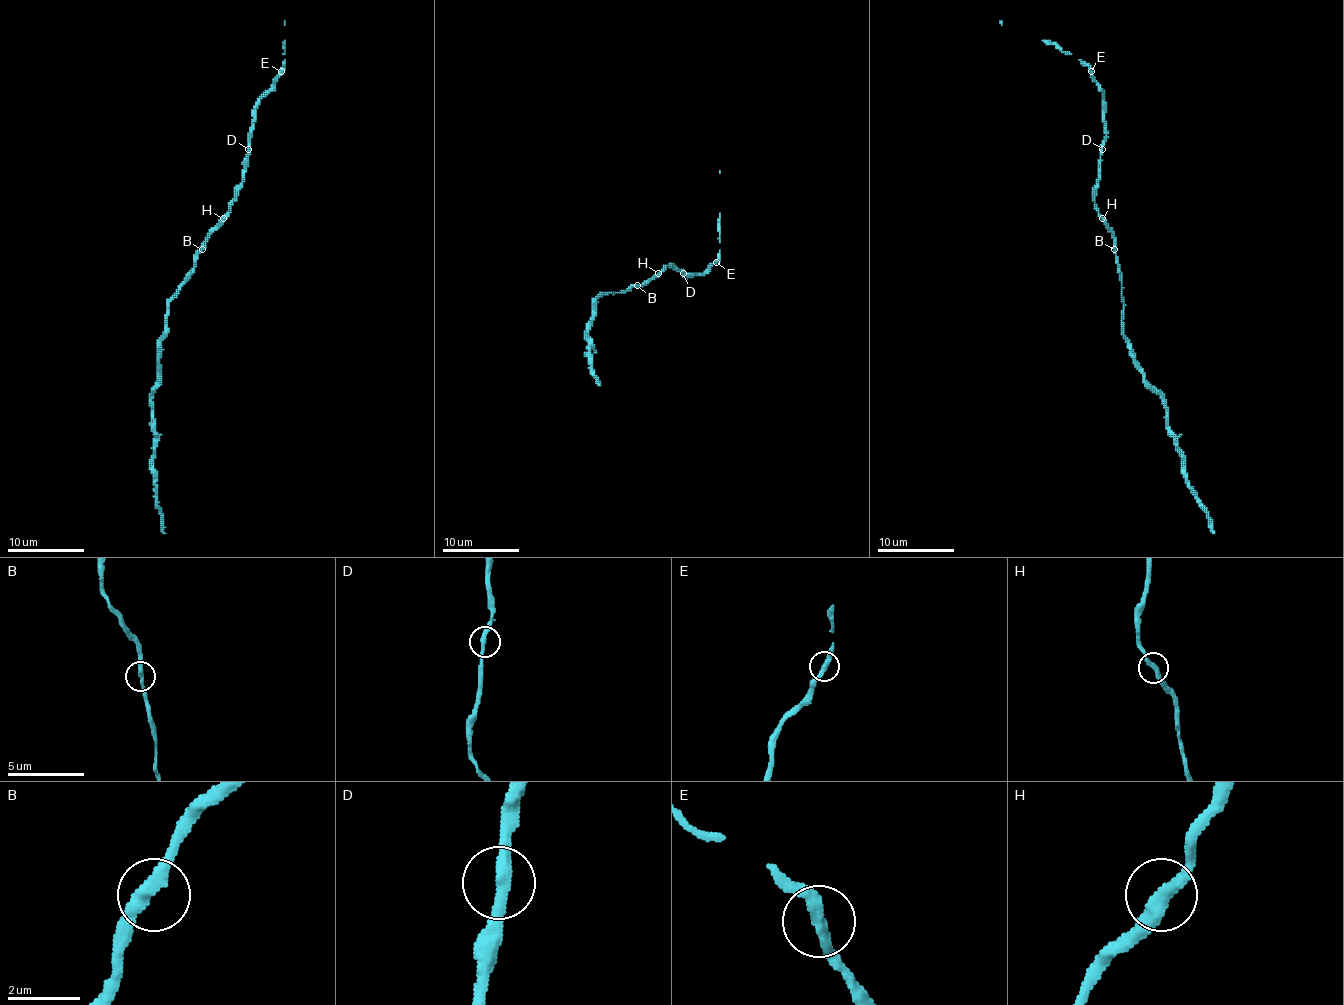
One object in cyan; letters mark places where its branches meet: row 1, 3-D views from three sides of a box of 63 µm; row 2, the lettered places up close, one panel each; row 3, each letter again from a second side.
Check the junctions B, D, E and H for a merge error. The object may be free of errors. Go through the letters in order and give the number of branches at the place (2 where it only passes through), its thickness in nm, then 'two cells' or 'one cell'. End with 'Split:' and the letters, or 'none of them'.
B: 2 | 320 nm | one cell
D: 2 | 320 nm | one cell
E: 2 | 320 nm | one cell
H: 2 | 320 nm | one cell
Split: none of them

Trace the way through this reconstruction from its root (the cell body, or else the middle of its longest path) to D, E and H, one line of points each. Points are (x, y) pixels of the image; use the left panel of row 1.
D: (196, 253), (207, 234), (229, 210), (234, 189), (242, 181), (248, 149)
E: (196, 253), (207, 234), (229, 210), (234, 189), (242, 181), (254, 106), (281, 71)
H: (196, 253), (207, 234), (223, 218)

